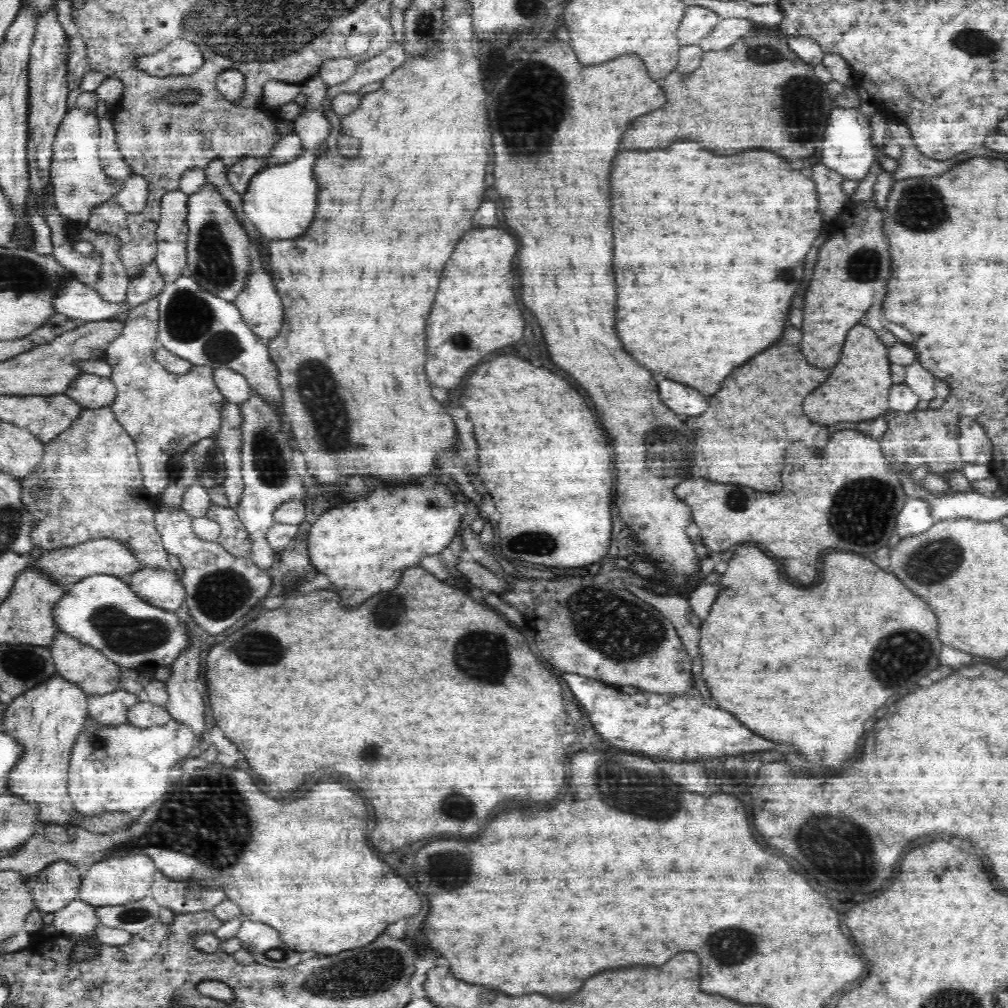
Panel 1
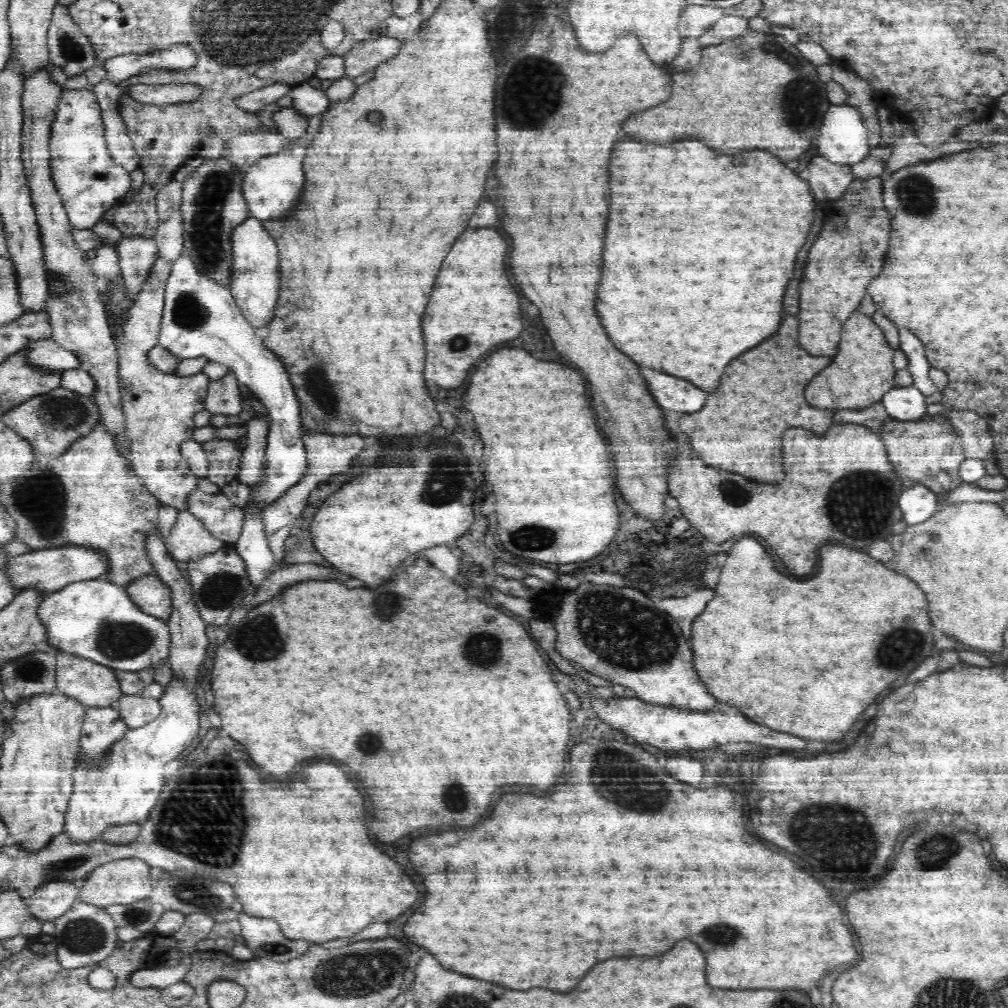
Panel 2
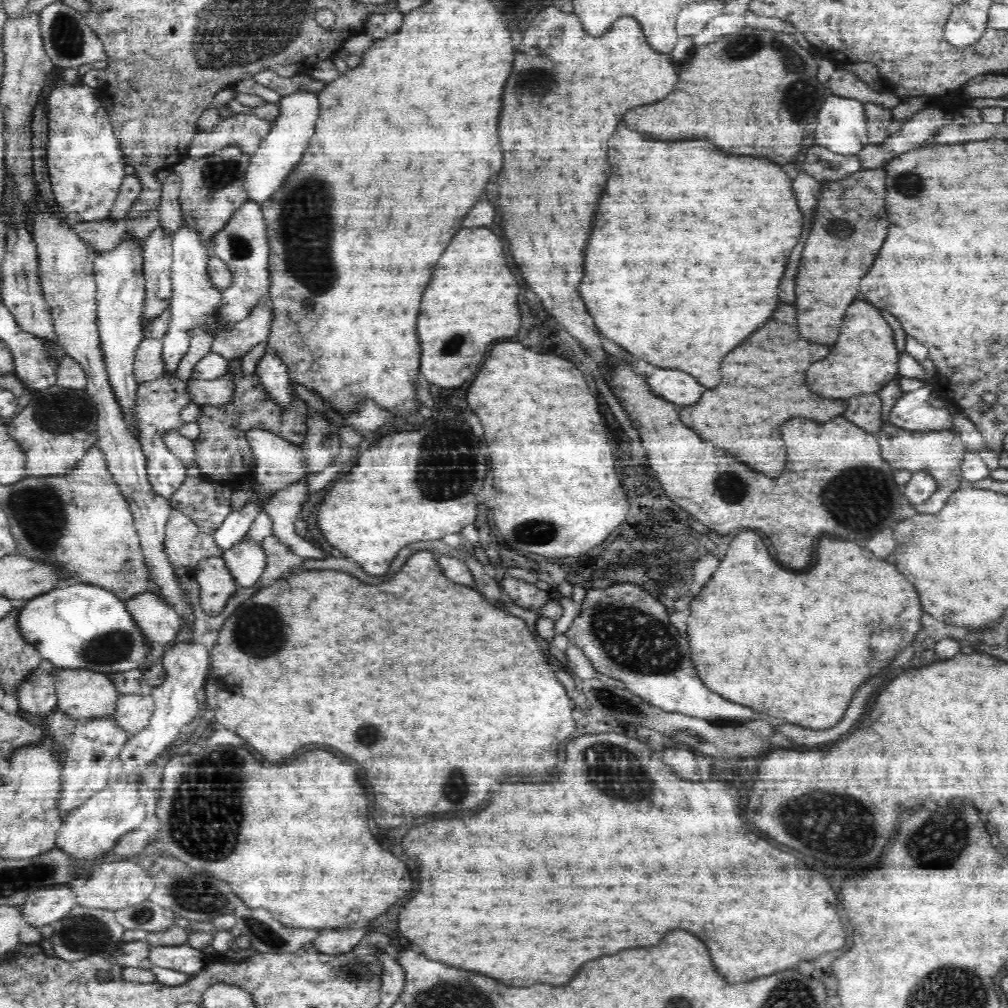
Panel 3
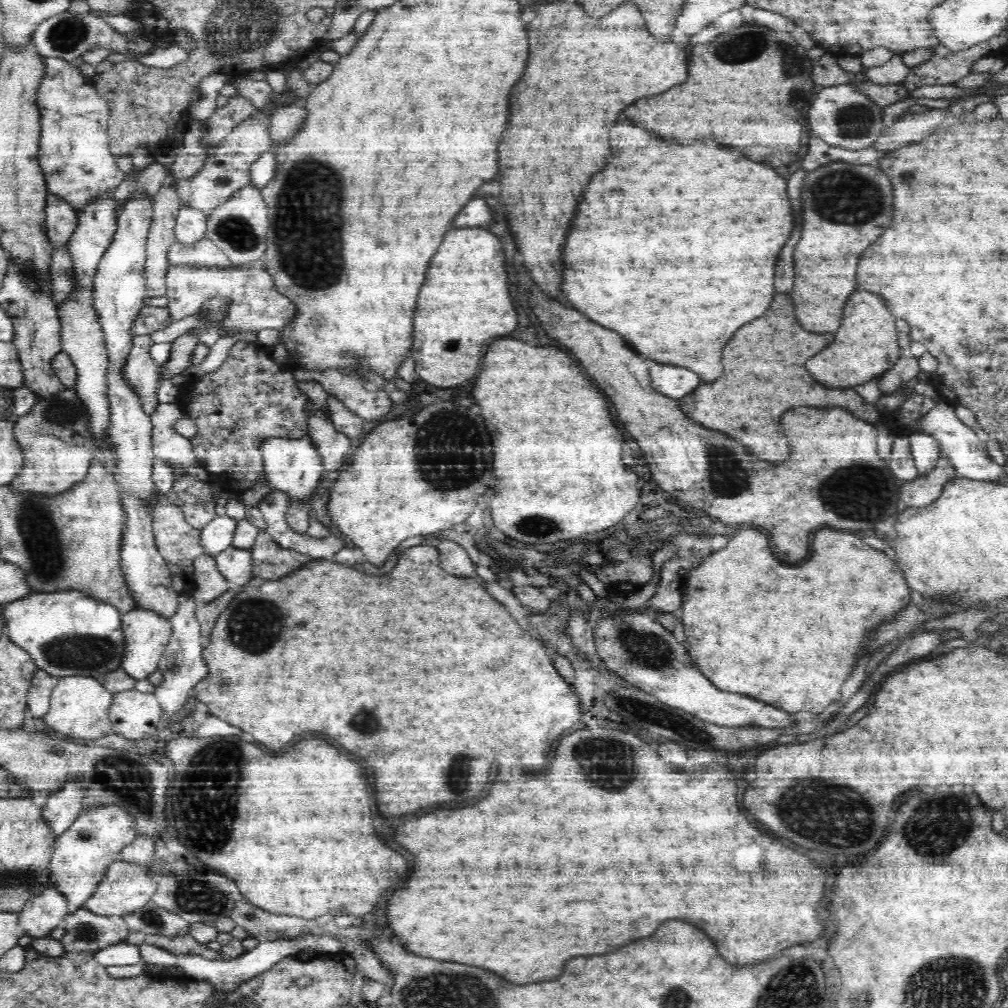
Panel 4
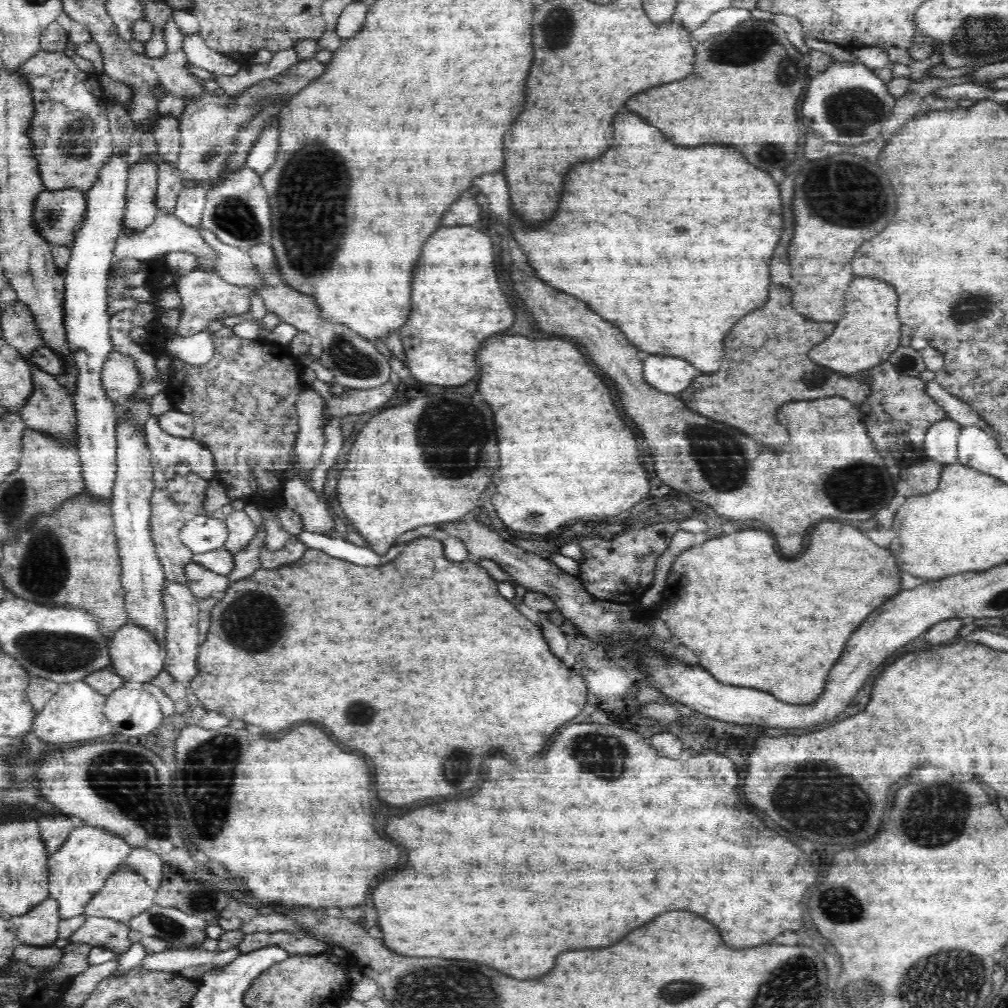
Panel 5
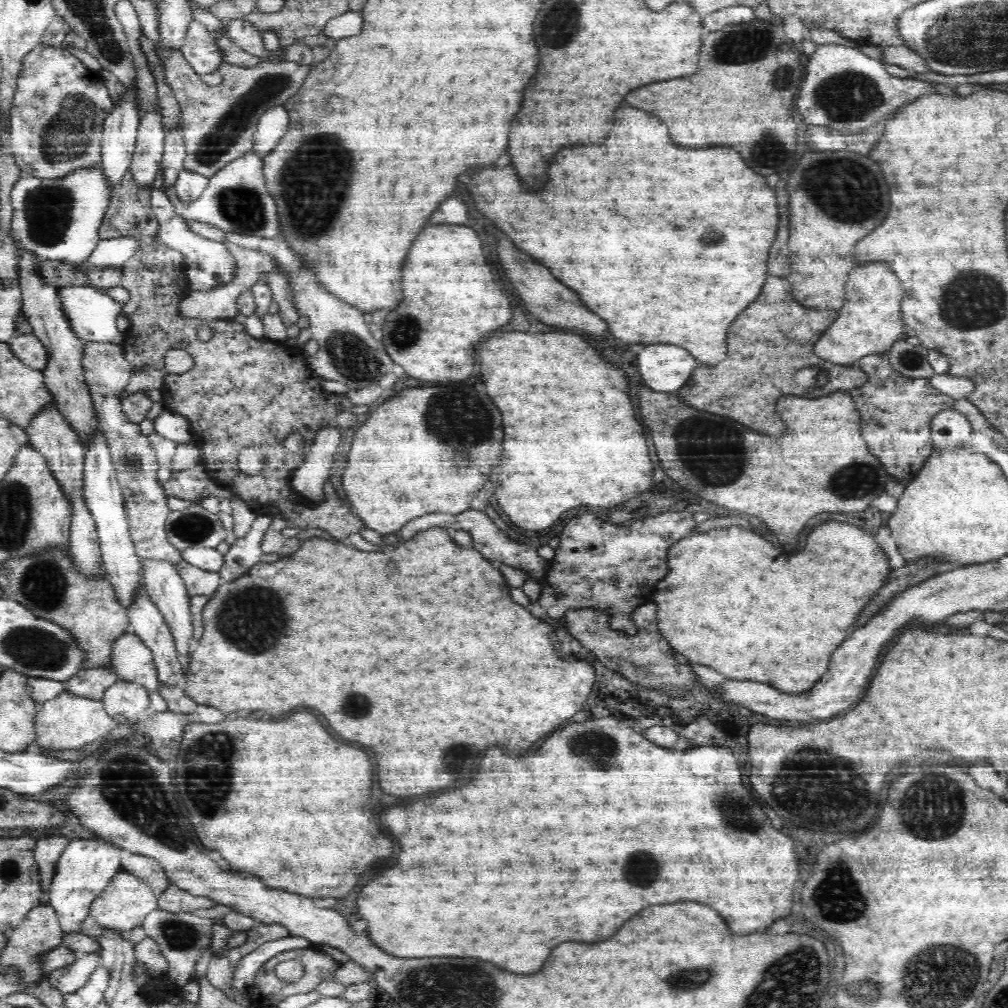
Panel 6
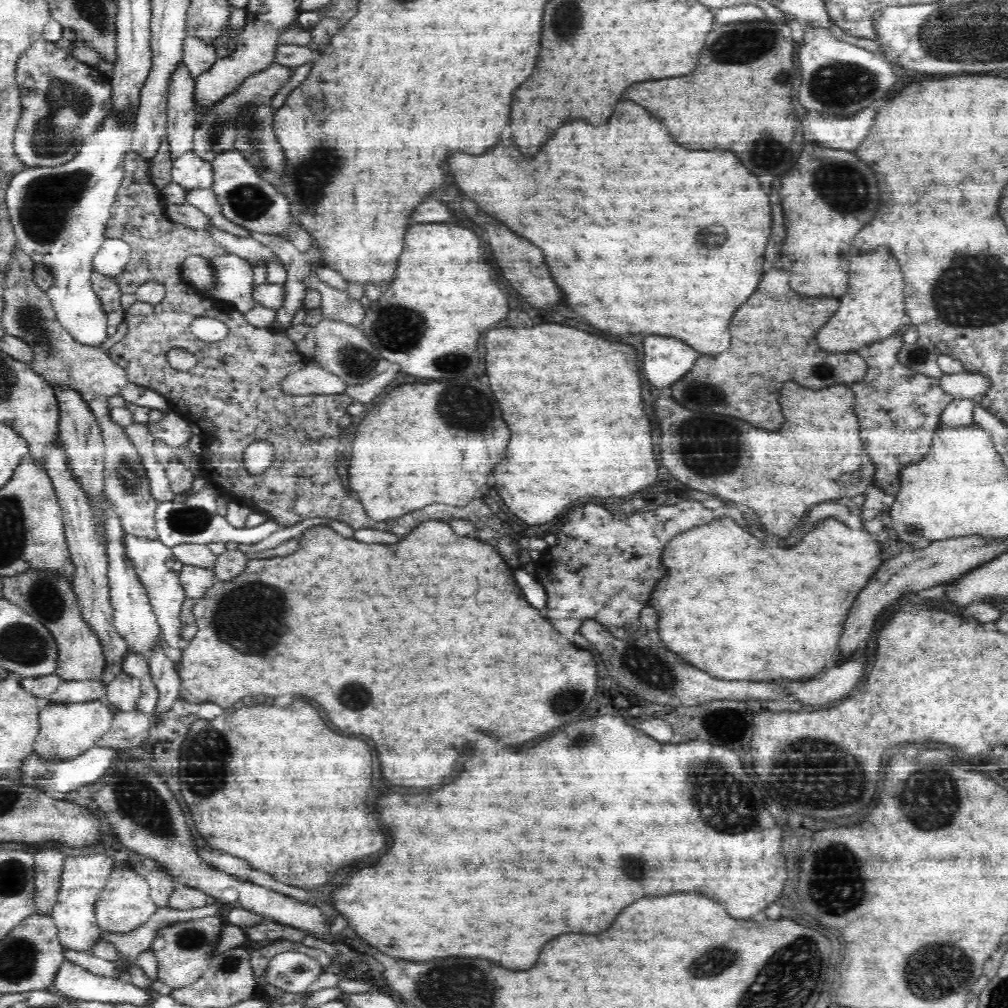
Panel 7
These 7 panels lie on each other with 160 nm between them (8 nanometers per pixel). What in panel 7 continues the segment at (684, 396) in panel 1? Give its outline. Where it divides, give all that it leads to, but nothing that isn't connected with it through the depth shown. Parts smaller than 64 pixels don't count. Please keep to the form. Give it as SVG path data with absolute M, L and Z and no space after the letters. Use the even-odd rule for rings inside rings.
M648 336L644 340L644 374L658 388L670 386L694 366L698 354L674 336Z

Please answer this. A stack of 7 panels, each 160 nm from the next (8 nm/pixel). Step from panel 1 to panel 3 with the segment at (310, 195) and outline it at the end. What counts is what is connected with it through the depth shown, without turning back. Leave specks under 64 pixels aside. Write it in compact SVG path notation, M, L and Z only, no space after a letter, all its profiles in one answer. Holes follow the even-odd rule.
M297 91L290 96L280 97L277 102L278 114L271 121L270 130L262 142L260 142L256 152L252 155L249 167L245 174L245 189L248 198L264 202L266 198L272 196L288 176L288 172L296 166L296 162L302 158L308 140L314 134L316 121L320 105L314 93Z

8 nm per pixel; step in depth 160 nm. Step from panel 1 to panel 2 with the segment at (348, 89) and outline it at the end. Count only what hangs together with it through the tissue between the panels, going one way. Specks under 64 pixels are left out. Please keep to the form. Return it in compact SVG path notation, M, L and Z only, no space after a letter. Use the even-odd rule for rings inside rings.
M382 37L376 40L364 40L348 54L344 54L345 76L351 77L352 80L360 74L370 72L376 68L381 61L386 61L400 49L401 40Z

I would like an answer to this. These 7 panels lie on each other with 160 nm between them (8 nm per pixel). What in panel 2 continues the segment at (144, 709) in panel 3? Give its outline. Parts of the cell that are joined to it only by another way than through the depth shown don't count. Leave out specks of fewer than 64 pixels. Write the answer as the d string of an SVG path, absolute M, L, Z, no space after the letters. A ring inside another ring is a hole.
M122 694L115 705L124 723L131 729L149 724L161 713L159 701L142 695Z

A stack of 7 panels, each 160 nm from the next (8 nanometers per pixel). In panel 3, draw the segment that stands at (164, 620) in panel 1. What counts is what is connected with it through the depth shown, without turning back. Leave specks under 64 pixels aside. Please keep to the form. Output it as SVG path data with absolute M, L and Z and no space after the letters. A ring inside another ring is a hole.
M74 584L67 588L56 588L40 593L16 605L16 624L20 636L26 643L36 649L40 659L52 663L57 670L88 670L98 674L111 674L132 668L141 668L140 660L144 660L144 639L132 617L126 611L126 605L116 596L102 588L88 584Z

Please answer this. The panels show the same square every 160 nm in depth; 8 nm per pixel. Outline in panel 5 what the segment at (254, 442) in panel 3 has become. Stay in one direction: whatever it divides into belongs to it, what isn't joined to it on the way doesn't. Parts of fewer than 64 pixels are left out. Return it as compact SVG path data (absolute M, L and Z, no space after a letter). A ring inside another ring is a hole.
M312 388L299 396L299 459L296 467L316 467L319 463L325 443L324 427L320 423L320 412L324 406L324 398ZM300 477L284 482L283 486L286 505L302 517L304 530L326 534L328 528L334 529L327 506Z

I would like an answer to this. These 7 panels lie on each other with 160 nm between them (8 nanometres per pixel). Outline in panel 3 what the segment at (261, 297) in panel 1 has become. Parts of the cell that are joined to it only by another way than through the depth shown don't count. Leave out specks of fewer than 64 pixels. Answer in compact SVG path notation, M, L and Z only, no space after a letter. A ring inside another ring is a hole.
M252 198L242 200L232 212L232 216L229 216L228 222L212 234L210 250L229 266L235 281L228 290L221 292L216 308L212 308L212 314L208 316L208 324L192 324L184 328L184 335L188 335L189 346L174 374L174 378L182 382L191 380L194 364L198 359L204 358L212 346L217 345L219 332L246 318L256 298L269 290L267 220L261 203Z

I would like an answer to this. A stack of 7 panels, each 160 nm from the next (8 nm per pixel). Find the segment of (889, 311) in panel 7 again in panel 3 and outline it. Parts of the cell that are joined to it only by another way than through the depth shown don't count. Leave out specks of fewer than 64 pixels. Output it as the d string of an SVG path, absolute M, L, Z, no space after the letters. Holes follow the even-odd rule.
M854 300L844 314L844 322L828 356L808 366L806 380L812 391L820 396L850 397L854 394L877 393L886 382L898 375L900 354L894 341L894 332L884 320L878 307Z

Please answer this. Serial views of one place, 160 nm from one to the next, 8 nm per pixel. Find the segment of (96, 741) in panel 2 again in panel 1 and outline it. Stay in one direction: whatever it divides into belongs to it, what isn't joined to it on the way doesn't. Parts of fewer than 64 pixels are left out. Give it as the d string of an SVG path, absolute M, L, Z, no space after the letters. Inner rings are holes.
M120 688L110 695L91 695L87 700L90 721L98 727L119 727L128 723L128 710L141 702L137 695Z

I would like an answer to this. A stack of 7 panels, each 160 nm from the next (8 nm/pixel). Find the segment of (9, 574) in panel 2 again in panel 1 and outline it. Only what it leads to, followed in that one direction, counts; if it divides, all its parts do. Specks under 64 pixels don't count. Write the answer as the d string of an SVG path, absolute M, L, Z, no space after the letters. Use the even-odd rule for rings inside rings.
M112 539L88 540L88 542L71 547L53 549L50 552L43 552L40 557L30 563L33 570L37 570L40 575L44 575L52 583L60 584L65 588L88 576L104 574L121 578L132 575L141 569L141 562L137 562L136 558L133 558L128 547L121 546L120 542L115 542Z

